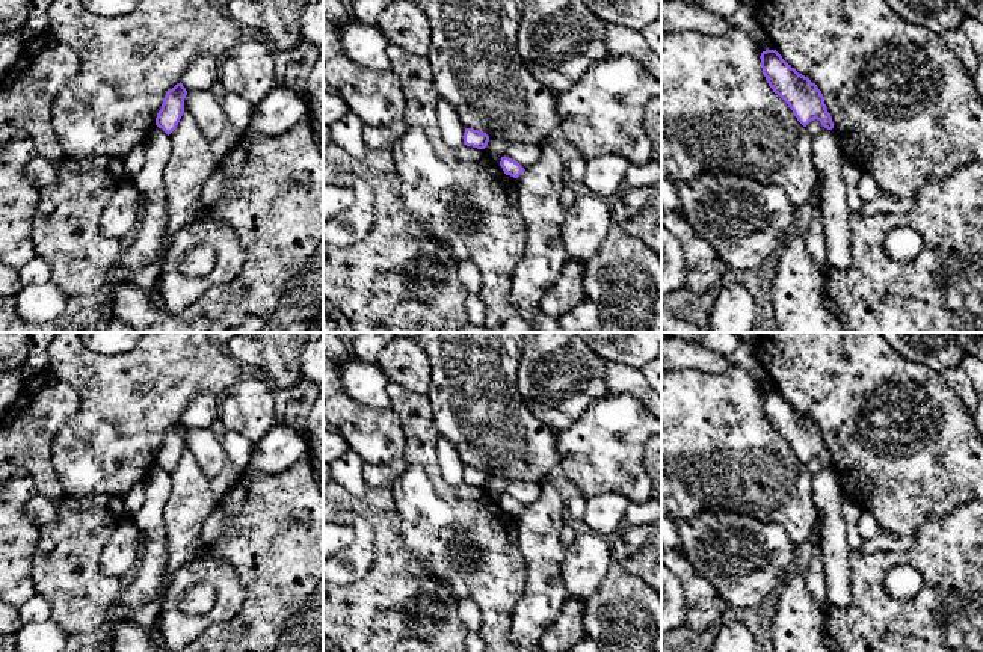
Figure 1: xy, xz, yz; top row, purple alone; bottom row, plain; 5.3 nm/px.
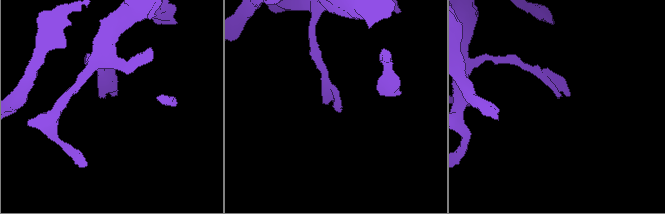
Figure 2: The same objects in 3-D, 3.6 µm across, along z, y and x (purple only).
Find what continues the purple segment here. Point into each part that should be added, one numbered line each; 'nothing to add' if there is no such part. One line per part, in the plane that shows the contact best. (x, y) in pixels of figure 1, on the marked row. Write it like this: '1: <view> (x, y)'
nothing to add

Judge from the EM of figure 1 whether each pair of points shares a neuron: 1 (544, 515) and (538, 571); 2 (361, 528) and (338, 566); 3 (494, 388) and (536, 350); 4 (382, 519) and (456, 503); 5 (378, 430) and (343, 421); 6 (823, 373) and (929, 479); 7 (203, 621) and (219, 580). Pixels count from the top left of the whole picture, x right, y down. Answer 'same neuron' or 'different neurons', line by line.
1: same neuron
2: same neuron
3: different neurons
4: different neurons
5: same neuron
6: same neuron
7: same neuron

